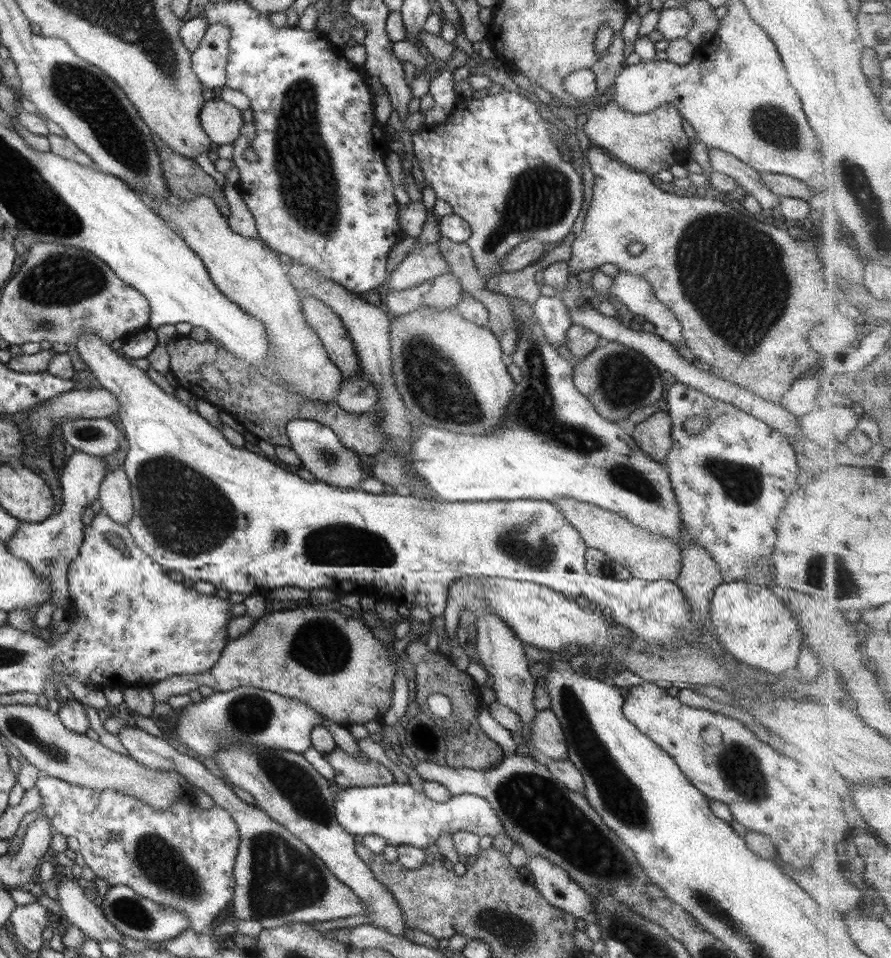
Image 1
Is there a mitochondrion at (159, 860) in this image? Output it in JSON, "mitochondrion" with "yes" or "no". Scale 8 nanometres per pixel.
{"mitochondrion":"yes"}

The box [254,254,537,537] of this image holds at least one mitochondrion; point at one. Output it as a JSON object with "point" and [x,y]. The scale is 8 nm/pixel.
{"point":[435,386]}

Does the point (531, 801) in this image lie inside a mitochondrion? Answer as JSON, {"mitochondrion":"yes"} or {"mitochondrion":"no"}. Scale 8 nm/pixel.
{"mitochondrion":"yes"}

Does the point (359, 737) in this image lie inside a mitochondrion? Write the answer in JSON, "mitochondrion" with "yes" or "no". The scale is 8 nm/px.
{"mitochondrion":"no"}

